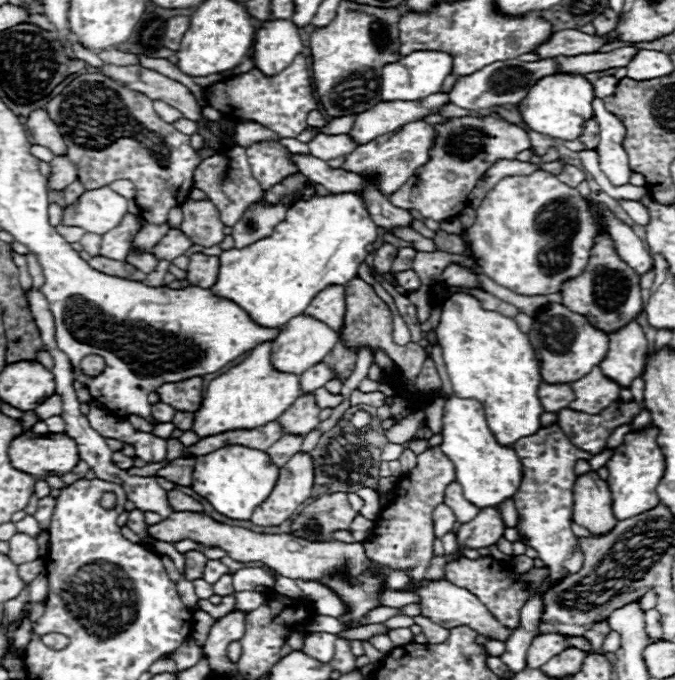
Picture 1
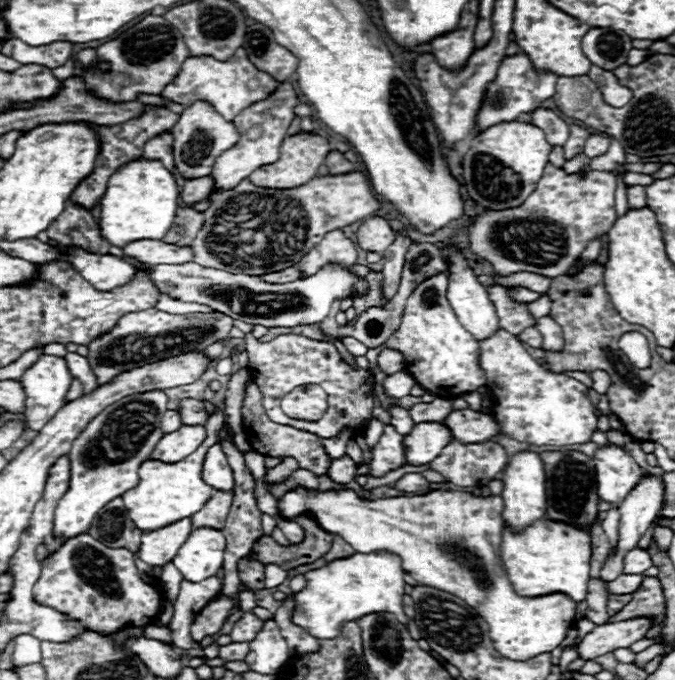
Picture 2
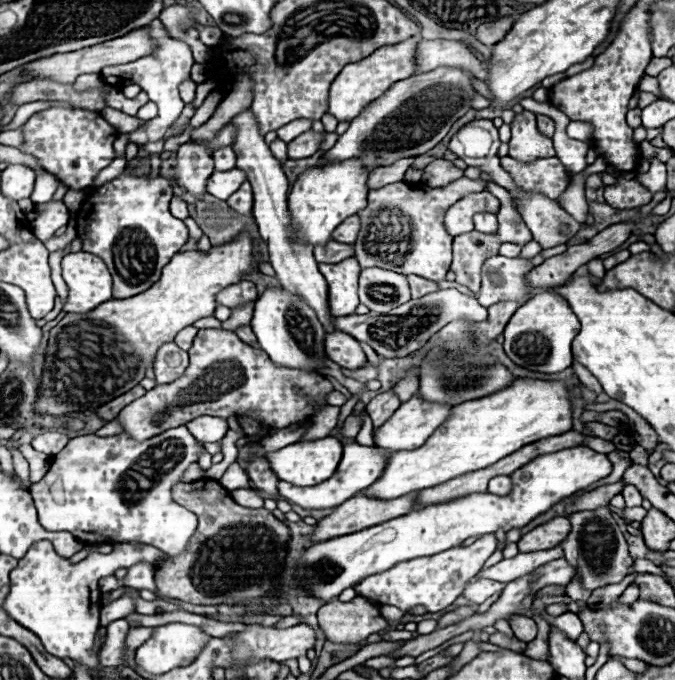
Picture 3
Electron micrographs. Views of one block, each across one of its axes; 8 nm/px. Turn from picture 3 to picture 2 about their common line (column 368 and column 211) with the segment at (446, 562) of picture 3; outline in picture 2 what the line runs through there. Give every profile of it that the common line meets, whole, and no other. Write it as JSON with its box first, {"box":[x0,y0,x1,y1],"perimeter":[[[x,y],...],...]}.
{"box":[170,576,222,650],"perimeter":[[[210,576],[208,580],[202,582],[180,582],[180,594],[174,604],[174,616],[170,620],[170,630],[172,630],[172,644],[190,650],[190,648],[202,648],[198,642],[192,640],[190,636],[190,626],[194,622],[194,616],[208,604],[212,602],[222,590],[222,582],[218,576]]]}

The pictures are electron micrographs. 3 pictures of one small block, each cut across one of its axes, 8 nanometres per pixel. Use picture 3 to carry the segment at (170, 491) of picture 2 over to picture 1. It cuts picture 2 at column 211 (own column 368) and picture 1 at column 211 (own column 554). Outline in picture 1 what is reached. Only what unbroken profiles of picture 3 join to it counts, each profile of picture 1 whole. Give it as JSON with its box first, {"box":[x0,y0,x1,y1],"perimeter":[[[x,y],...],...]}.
{"box":[192,342,302,438],"perimeter":[[[272,342],[260,344],[250,352],[250,356],[244,362],[230,368],[228,372],[224,372],[222,376],[214,378],[208,384],[202,406],[196,410],[192,426],[192,430],[200,438],[222,434],[228,430],[258,428],[266,422],[280,418],[288,410],[288,406],[294,404],[294,400],[302,394],[300,378],[296,374],[274,370],[270,352],[272,352]]]}

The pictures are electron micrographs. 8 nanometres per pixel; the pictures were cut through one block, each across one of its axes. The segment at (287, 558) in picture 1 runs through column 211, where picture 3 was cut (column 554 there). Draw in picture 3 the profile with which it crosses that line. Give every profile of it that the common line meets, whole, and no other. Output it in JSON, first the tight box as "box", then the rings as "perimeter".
{"box":[518,516,570,552],"perimeter":[[[566,516],[552,518],[546,524],[536,526],[528,534],[524,534],[518,542],[520,552],[536,552],[536,550],[550,550],[558,546],[570,532],[570,520]]]}

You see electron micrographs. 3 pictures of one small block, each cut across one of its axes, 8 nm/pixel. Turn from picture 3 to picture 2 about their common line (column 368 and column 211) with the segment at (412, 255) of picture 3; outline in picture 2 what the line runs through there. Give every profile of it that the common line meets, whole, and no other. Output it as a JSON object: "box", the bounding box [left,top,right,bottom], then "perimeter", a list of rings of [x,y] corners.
{"box":[190,172,380,276],"perimeter":[[[350,172],[350,176],[316,176],[302,188],[290,190],[258,188],[250,180],[242,180],[232,190],[210,194],[208,200],[210,206],[202,212],[204,224],[190,244],[194,262],[248,276],[264,276],[296,266],[324,234],[356,224],[380,208],[366,176],[360,172]]]}

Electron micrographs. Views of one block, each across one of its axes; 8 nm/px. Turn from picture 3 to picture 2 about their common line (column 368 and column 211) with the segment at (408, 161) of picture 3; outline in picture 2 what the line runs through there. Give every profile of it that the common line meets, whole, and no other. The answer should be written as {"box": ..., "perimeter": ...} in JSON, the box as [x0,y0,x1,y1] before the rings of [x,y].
{"box":[180,176,214,204],"perimeter":[[[212,176],[194,178],[194,180],[188,180],[188,182],[184,184],[184,188],[182,188],[180,196],[182,196],[182,200],[184,200],[184,202],[188,202],[188,204],[196,204],[196,202],[204,200],[204,198],[210,194],[212,186],[214,186]]]}

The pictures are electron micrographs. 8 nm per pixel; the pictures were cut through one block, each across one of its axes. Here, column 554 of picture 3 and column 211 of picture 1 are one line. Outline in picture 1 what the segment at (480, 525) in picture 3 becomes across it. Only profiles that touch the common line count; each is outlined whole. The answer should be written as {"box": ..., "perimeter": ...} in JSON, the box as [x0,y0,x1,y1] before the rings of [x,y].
{"box":[192,444,280,520],"perimeter":[[[230,444],[202,458],[198,456],[192,474],[192,490],[206,498],[216,508],[216,512],[232,520],[250,520],[254,508],[270,496],[278,474],[280,468],[274,468],[274,464],[270,464],[270,456],[266,452]]]}

